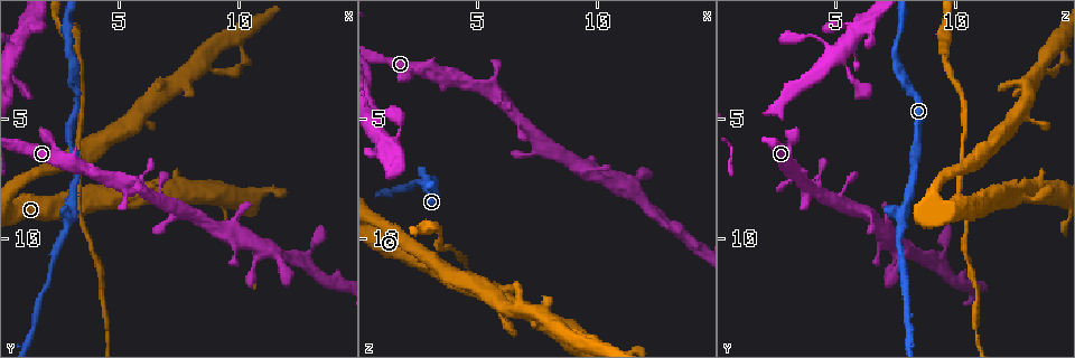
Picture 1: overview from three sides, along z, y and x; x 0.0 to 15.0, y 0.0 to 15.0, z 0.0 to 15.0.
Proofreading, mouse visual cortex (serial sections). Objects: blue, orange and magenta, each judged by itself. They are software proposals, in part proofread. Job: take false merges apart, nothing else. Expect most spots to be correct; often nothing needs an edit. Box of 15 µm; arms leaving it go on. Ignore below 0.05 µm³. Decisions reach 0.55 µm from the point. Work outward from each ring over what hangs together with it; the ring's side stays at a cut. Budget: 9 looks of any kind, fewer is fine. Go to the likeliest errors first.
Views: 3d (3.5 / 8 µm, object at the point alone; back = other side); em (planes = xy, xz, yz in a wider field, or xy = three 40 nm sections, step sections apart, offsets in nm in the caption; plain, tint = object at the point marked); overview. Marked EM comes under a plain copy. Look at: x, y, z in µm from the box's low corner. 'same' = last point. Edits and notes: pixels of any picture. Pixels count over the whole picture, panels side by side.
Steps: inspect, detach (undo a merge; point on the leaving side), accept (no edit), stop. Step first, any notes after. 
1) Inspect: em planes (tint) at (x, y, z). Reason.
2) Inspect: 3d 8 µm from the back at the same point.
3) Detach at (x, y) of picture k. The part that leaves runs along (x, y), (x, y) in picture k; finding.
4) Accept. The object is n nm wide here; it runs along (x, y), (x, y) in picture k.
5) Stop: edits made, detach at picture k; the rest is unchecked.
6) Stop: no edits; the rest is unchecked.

Inspect: 3d 3.5 µm at (2.9, 9.2, 7.8). Sharp bend.

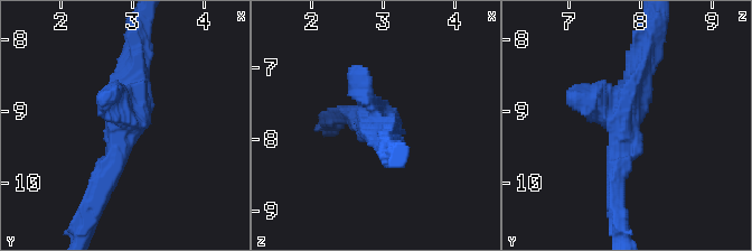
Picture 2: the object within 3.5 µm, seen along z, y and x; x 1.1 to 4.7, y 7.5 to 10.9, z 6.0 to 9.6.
Inspect: em planes (tint) at (2.90, 9.10, 7.70). Need the tissue.

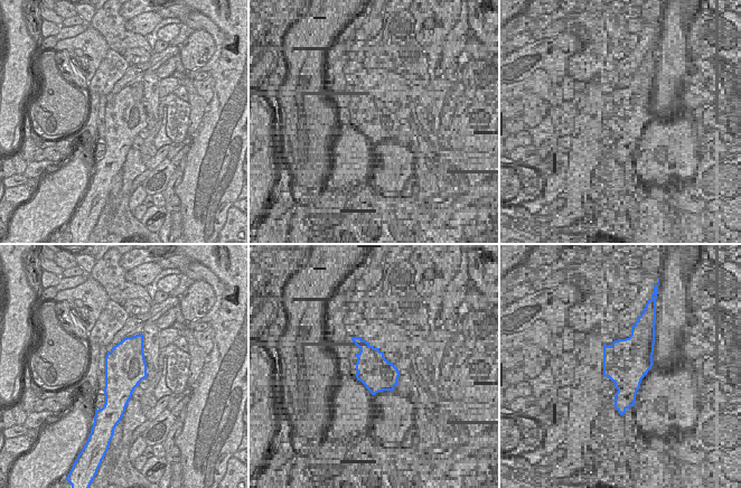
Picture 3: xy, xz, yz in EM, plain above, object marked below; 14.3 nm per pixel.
Accept. It runs along (139, 48), (104, 186) in picture 2; continuous, no second cell.

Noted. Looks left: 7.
Inspect: 3d 3.5 µm at (8.9, 3.0, 13.7). Thin neck.

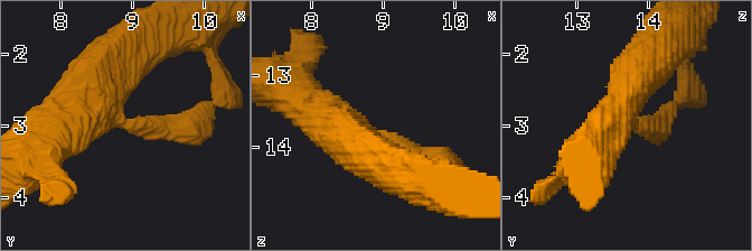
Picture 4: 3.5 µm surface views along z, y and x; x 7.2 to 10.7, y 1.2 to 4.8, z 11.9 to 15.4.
Inspect: em xy step 2 (tint) at (8.95, 3.00, 13.85). The arms are 250, 500 nm wide; shape alone is not enough.

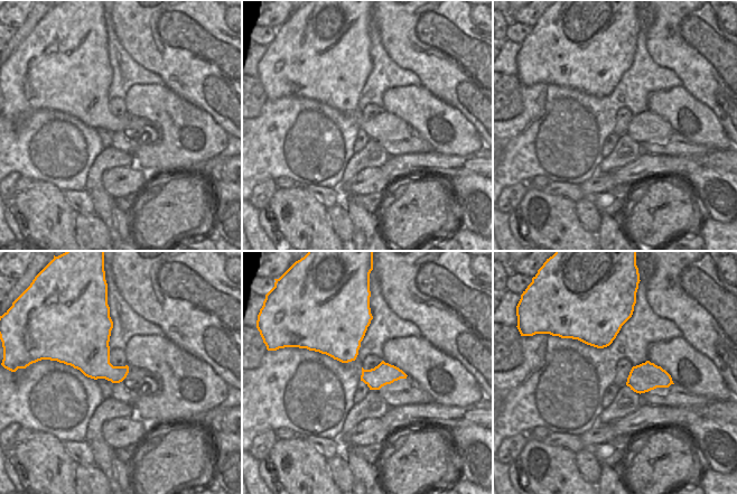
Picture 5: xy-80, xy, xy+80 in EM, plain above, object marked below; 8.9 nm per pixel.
Accept. All the same cell.

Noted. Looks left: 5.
Inspect: 3d 8 µm at (3.0, 6.6, 2.7). Calibre changes.

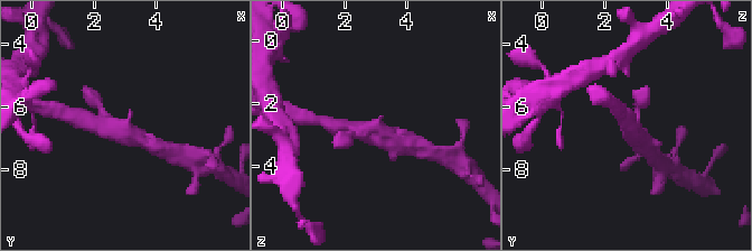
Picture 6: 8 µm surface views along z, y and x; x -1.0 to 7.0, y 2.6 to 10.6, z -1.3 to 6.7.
Inspect: 3d 3.5 µm at (3.0, 6.7, 2.7). Zoom in.

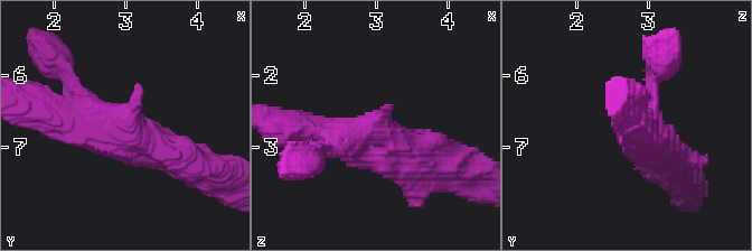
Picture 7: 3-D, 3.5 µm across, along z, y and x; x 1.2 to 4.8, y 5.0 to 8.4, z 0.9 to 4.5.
Inspect: em planes (tint) at (3.00, 6.60, 2.70). Need the tissue.

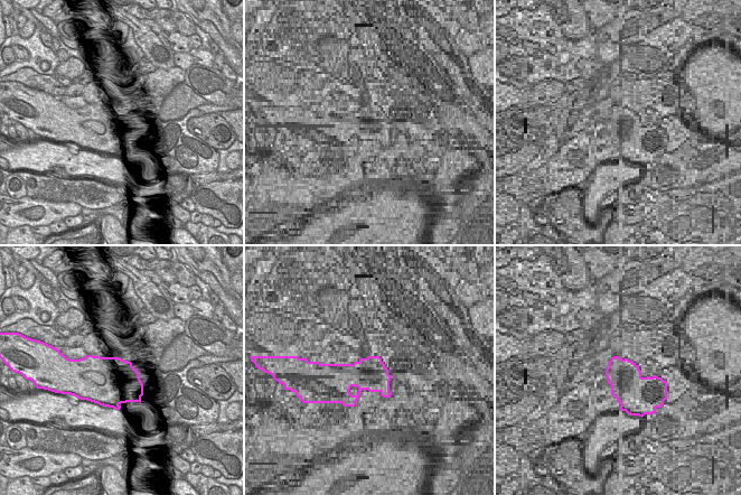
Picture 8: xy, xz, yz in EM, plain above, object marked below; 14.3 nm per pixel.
Accept. It runs along (63, 118), (111, 135), (139, 86) in picture 7; one cell here.

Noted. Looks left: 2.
Inspect: em xy step 1 (tint) at (5.5, 7.9, 3.8). Abrupt turn.

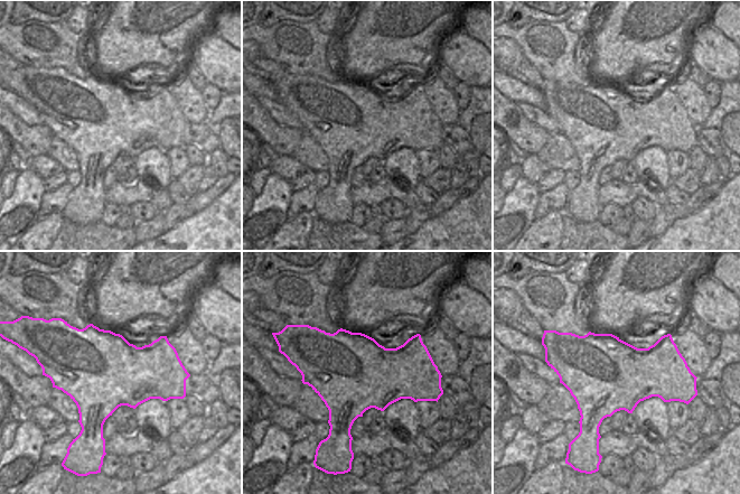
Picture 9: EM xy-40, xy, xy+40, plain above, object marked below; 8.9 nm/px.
Inspect: 3d 3.5 µm at the same point. See where the arms go.

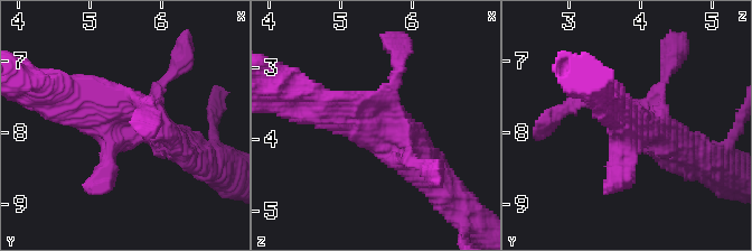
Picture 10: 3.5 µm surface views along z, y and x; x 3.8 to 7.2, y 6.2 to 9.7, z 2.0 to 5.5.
Accept. Continuous, no second cell.

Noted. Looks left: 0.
Stop: no edits; the rest is unchecked.

